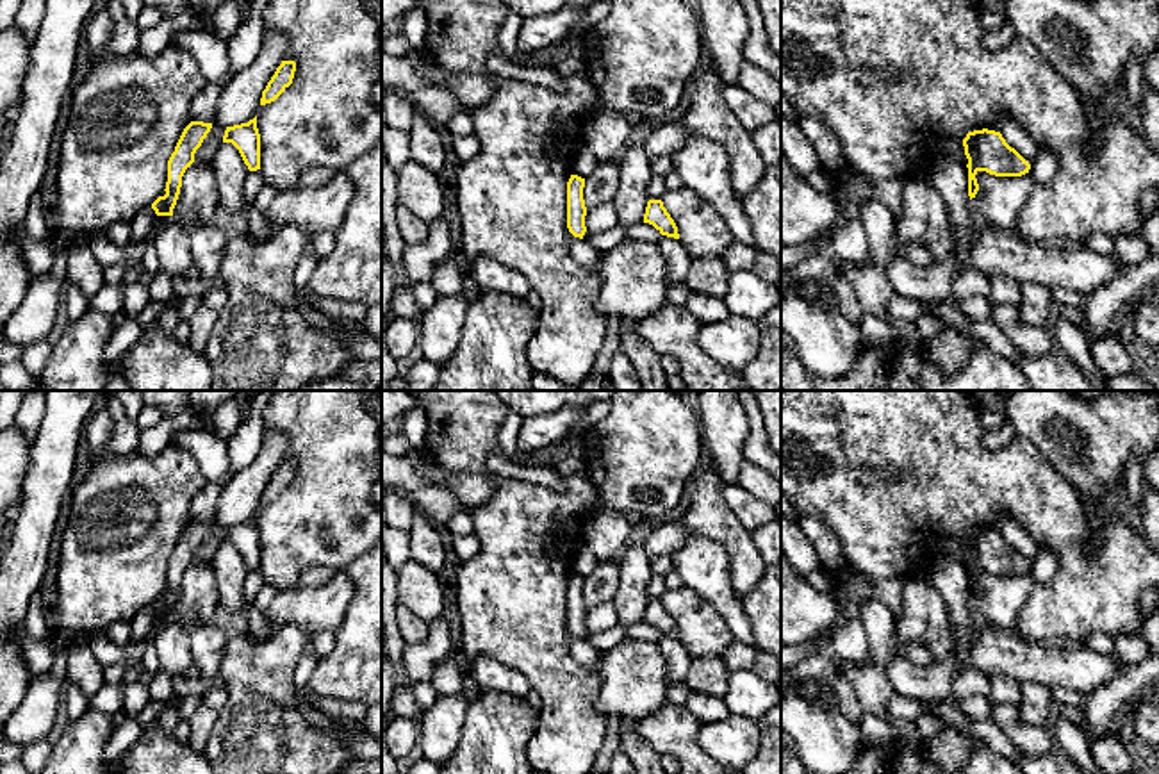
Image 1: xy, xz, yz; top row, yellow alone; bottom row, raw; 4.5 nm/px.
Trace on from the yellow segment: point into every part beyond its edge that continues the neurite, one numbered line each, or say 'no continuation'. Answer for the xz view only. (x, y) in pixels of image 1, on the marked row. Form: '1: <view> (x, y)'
no continuation

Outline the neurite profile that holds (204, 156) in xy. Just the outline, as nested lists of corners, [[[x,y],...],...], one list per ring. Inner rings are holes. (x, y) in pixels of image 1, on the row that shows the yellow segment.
[[[212,121],[212,128],[203,139],[201,146],[194,153],[194,162],[201,166],[212,166],[212,159],[218,152],[218,148],[223,144],[226,127],[219,125],[218,121]]]

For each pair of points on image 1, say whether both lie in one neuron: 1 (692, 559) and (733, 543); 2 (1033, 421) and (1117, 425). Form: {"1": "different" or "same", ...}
{"1": "different", "2": "same"}

